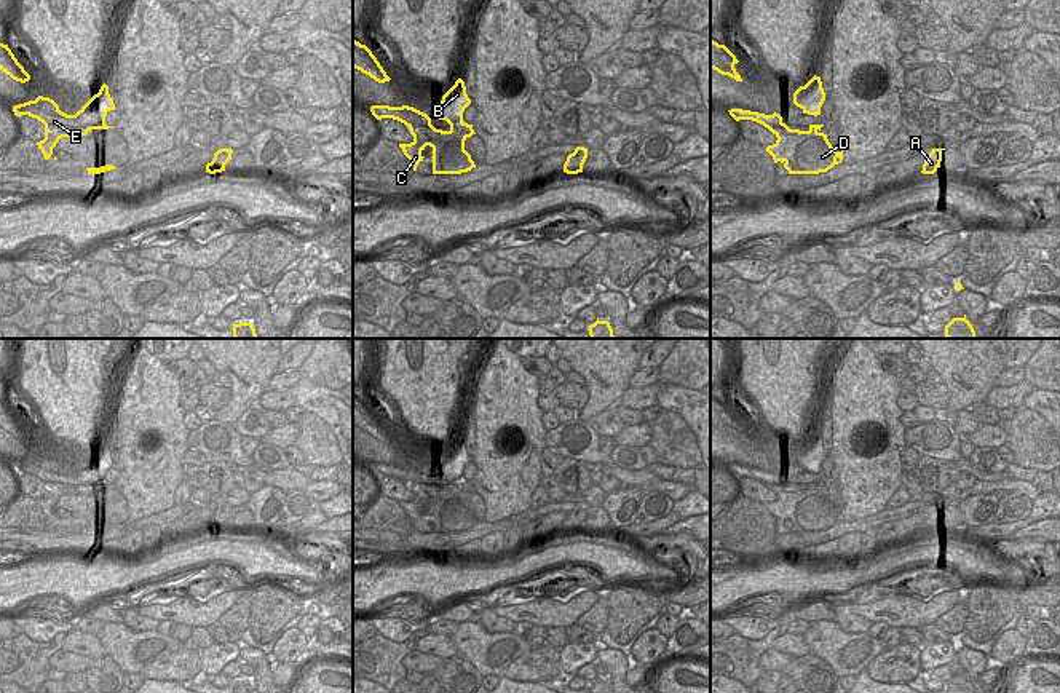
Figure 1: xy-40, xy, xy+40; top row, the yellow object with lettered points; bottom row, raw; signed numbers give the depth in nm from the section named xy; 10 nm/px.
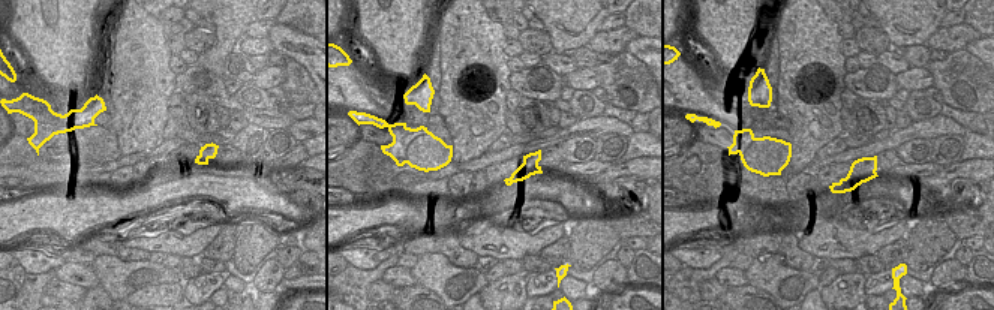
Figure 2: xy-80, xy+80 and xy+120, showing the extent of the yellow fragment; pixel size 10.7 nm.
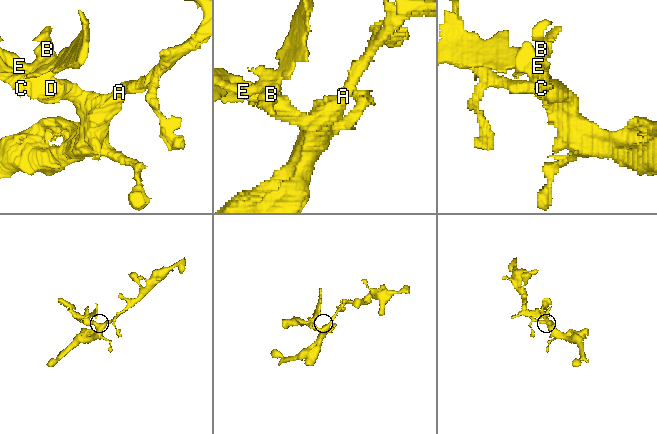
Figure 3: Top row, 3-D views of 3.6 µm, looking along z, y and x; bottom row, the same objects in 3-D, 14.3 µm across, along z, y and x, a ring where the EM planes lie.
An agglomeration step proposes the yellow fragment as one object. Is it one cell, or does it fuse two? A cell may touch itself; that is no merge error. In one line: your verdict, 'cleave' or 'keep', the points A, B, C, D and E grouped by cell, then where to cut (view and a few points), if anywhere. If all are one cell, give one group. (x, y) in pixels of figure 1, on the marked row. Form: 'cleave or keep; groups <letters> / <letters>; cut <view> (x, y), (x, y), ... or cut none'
cleave; groups A D / B C E; cut xy+40 (818, 133), (798, 146), (794, 162), (786, 162)

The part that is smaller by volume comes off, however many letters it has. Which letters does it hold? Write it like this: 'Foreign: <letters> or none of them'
Foreign: B, C, E

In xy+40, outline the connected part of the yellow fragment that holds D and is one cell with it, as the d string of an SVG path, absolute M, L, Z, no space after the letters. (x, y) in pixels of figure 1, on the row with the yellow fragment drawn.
M817 133L816 137L803 141L797 148L797 161L785 161L789 174L819 174L827 172L841 163L843 150L837 152L827 139L827 134Z

